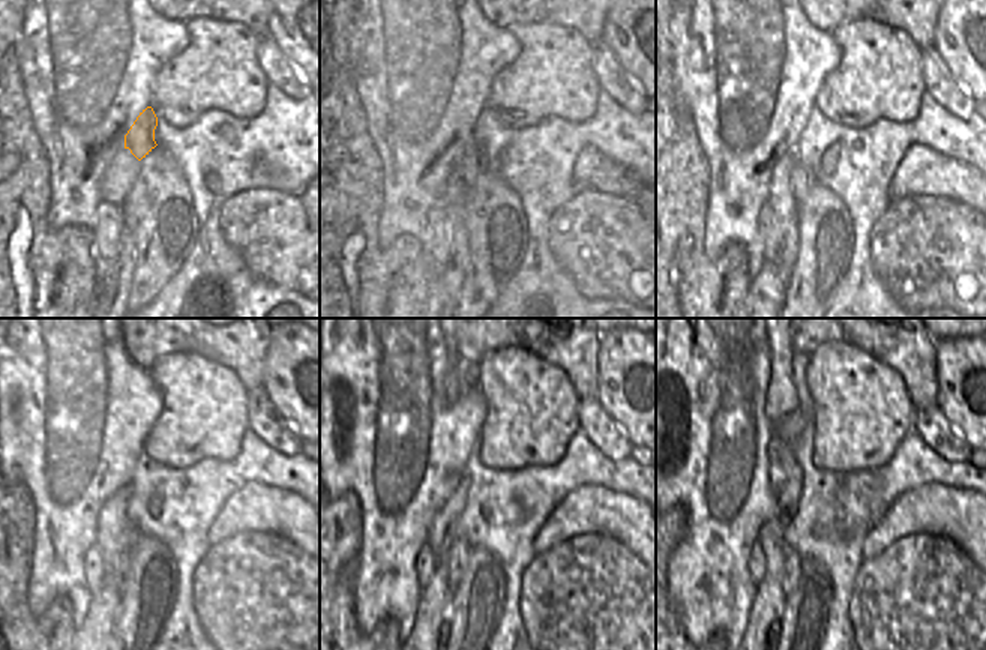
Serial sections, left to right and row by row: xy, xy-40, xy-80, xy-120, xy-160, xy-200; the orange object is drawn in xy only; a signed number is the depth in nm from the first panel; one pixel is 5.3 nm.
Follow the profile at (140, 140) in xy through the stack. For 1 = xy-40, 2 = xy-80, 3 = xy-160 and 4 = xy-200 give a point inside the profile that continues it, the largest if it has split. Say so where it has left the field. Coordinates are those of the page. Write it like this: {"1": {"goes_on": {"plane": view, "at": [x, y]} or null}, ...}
{"1": {"goes_on": {"plane": "xy-40", "at": [470, 164]}}, "2": {"goes_on": {"plane": "xy-80", "at": [802, 179]}}, "3": {"goes_on": {"plane": "xy-160", "at": [458, 551]}}, "4": {"goes_on": {"plane": "xy-200", "at": [793, 560]}}}

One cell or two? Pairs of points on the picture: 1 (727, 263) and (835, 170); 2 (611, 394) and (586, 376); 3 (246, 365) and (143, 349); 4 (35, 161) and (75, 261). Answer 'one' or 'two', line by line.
1: two
2: two
3: one
4: one

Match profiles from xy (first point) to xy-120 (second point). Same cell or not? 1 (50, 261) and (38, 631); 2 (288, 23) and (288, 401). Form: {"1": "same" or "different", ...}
{"1": "same", "2": "same"}

